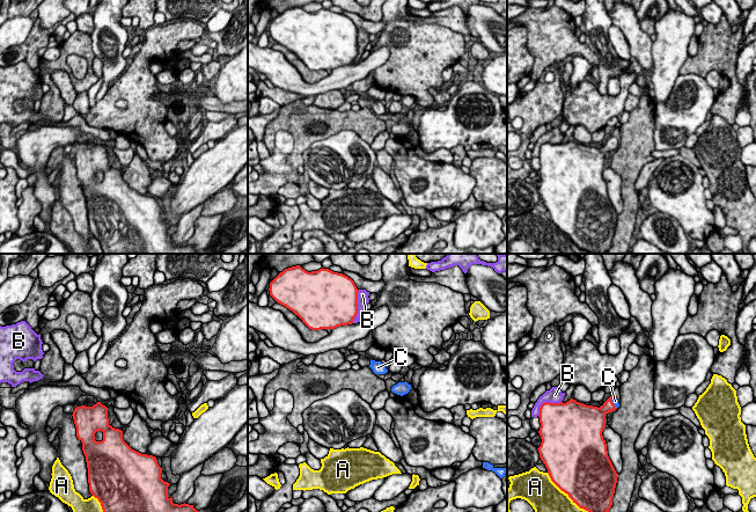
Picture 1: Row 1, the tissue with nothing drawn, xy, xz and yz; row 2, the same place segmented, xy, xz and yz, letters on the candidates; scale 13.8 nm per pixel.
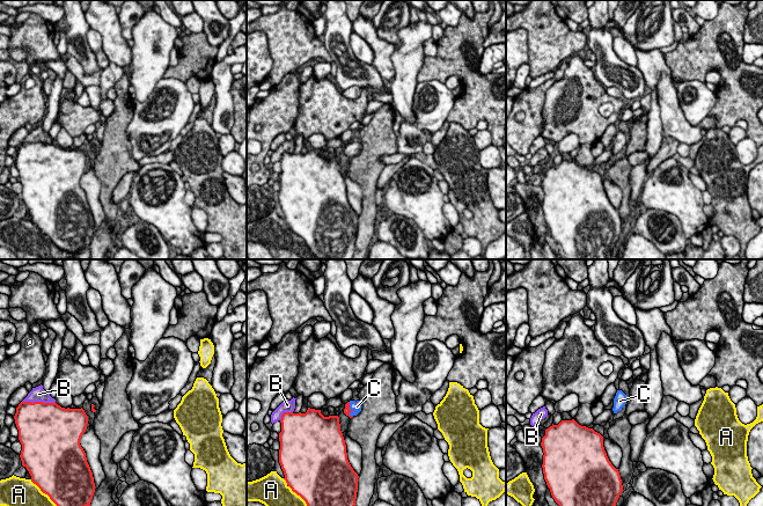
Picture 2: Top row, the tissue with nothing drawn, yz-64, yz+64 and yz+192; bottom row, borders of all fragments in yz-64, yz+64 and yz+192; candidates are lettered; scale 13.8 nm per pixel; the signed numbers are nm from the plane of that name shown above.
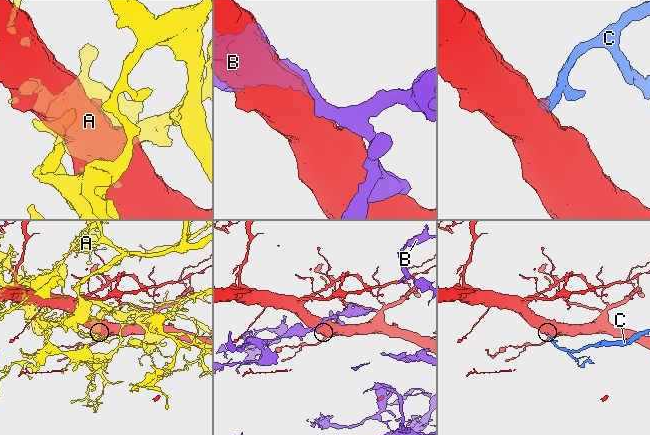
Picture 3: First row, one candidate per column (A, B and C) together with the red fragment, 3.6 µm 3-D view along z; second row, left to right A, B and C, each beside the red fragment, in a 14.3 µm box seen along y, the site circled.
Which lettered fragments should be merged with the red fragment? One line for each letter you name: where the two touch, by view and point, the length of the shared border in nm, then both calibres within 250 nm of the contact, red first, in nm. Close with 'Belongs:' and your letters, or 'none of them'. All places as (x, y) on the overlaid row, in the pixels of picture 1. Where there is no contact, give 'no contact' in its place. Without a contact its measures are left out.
C: meets red in yz at (613, 403); contact 170 nm long; 190 nm thick on the red side, 90 nm on the other
Belongs: C

